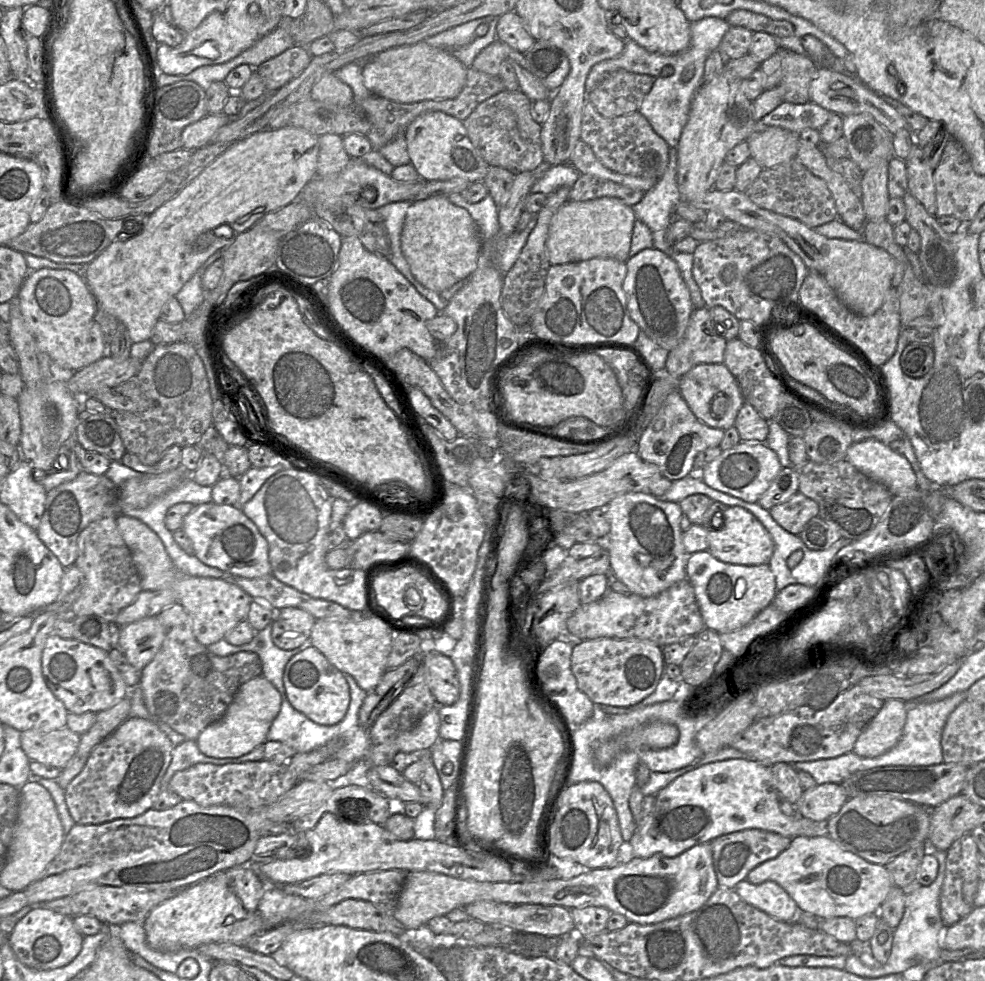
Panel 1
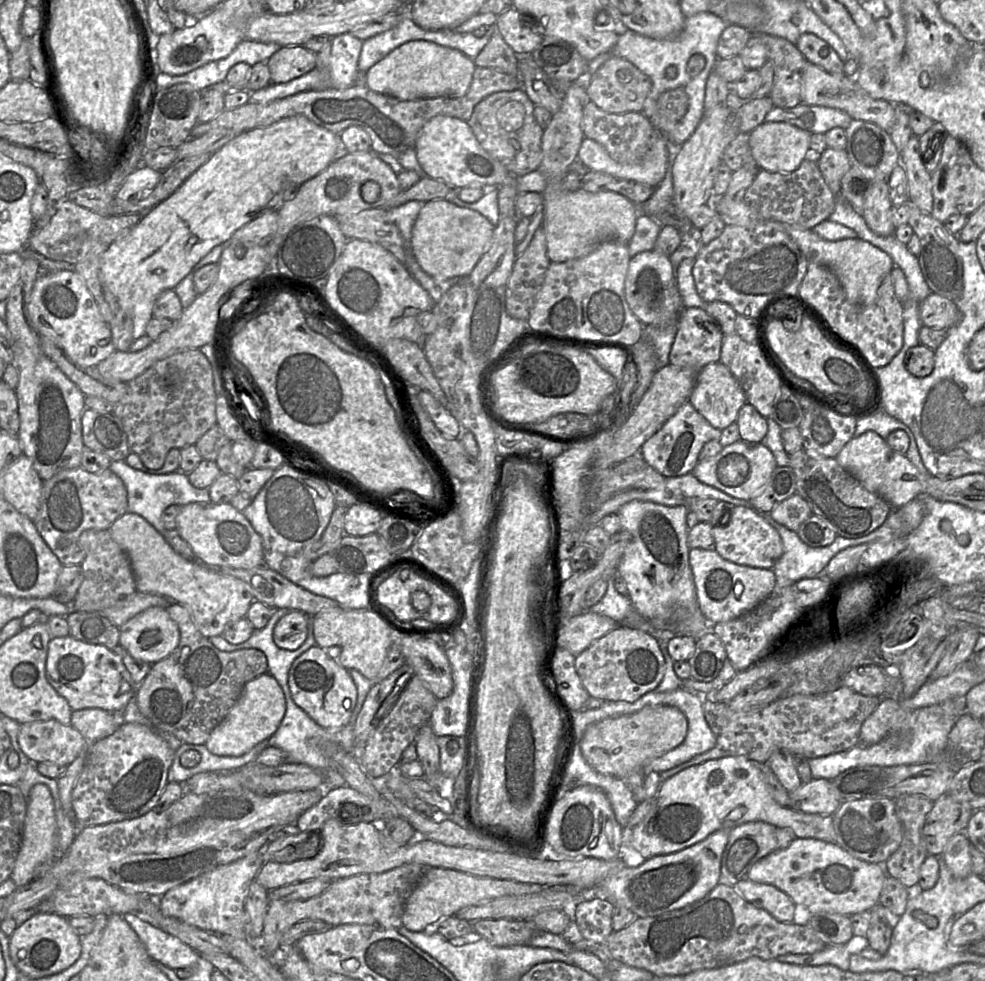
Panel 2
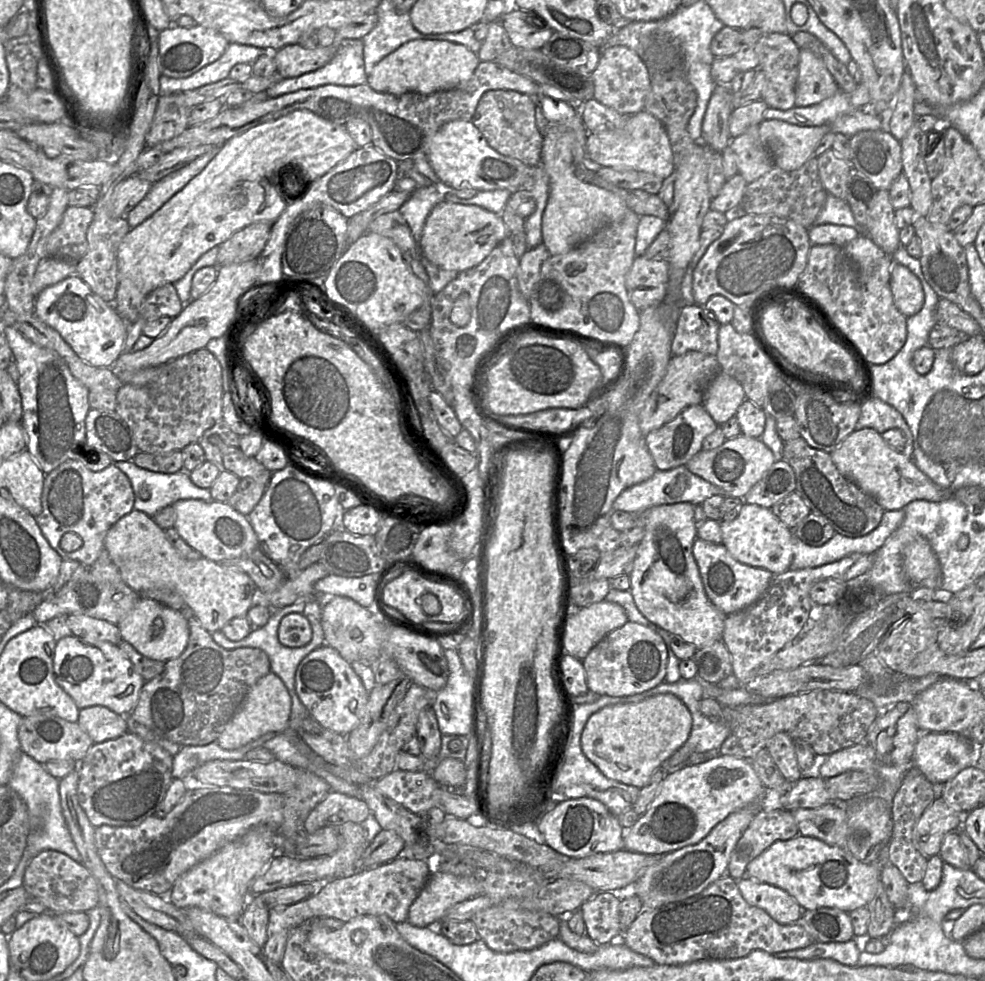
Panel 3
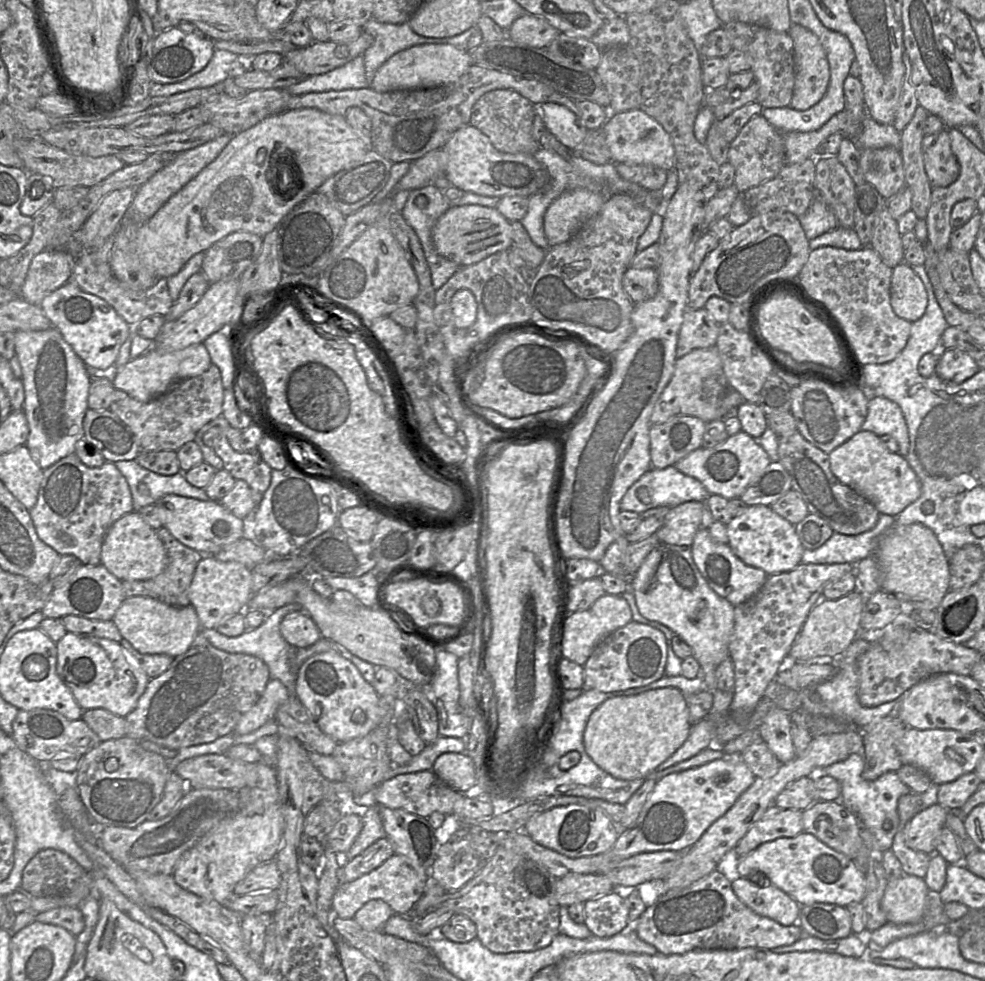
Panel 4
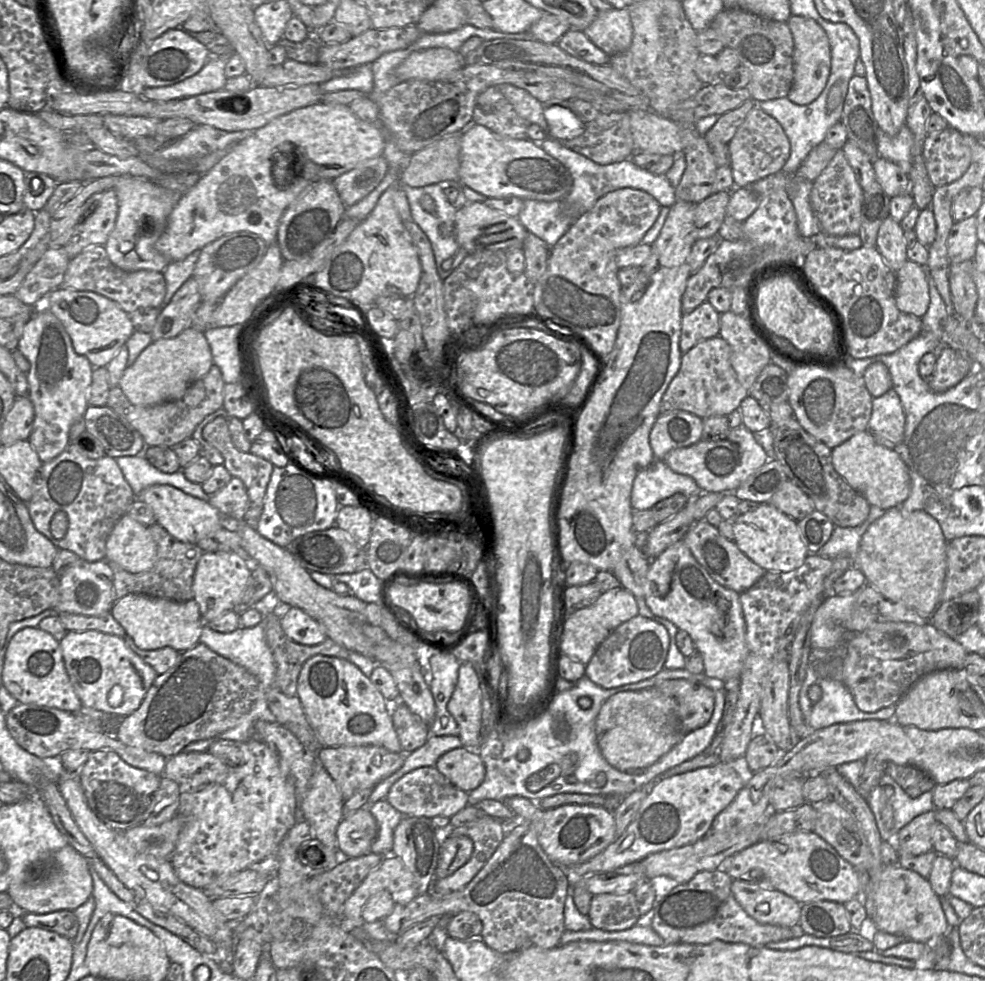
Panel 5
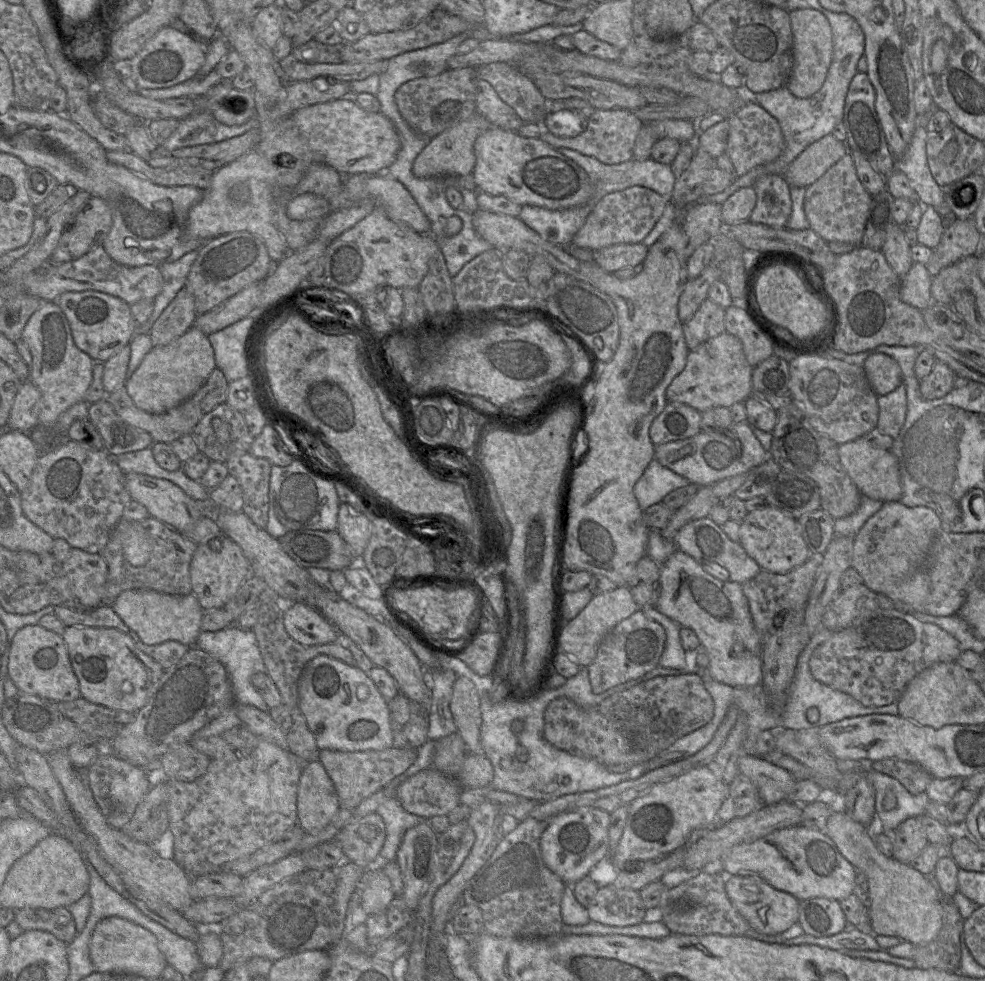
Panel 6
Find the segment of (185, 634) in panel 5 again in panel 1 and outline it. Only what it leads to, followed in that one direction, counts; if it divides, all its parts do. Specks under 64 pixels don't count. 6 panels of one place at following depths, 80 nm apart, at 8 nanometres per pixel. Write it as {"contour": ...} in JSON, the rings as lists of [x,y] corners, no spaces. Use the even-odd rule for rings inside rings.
{"contour":[[[156,616],[125,625],[120,629],[118,648],[128,662],[142,671],[161,648],[165,630]]]}

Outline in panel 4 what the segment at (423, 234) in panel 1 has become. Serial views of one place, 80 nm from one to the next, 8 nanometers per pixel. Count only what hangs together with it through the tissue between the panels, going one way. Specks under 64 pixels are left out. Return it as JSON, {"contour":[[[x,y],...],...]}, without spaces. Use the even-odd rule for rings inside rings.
{"contour":[[[469,204],[450,207],[432,229],[433,244],[439,255],[456,263],[459,267],[470,266],[512,244],[512,229],[508,221],[496,208]]]}

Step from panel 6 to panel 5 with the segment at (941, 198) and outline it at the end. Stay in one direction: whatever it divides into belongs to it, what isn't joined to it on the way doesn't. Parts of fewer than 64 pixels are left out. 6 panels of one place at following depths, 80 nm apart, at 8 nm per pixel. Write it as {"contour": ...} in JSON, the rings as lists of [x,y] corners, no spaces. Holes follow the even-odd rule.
{"contour":[[[904,125],[895,136],[888,136],[878,127],[879,157],[894,162],[908,175],[912,161],[913,135]]]}

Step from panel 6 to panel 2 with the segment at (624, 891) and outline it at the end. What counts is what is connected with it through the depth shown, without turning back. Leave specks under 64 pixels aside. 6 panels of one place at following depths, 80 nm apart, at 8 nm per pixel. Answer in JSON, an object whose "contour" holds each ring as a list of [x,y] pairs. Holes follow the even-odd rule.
{"contour":[[[601,898],[580,901],[575,909],[574,921],[583,938],[595,943],[604,943],[614,931],[612,927],[614,908],[614,904]]]}

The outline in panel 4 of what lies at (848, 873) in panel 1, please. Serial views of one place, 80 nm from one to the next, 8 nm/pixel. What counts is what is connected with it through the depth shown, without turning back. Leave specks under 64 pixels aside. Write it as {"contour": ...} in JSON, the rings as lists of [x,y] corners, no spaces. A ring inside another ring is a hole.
{"contour":[[[802,832],[795,837],[789,837],[789,838],[778,838],[773,841],[769,841],[766,843],[761,844],[756,849],[751,851],[750,853],[739,857],[739,863],[737,865],[737,873],[740,877],[749,877],[750,875],[752,877],[759,877],[760,880],[754,879],[753,881],[763,881],[767,884],[772,884],[779,889],[781,889],[783,892],[791,896],[799,905],[802,906],[808,906],[812,905],[814,903],[829,903],[829,904],[836,904],[839,906],[846,907],[852,902],[862,902],[865,891],[866,891],[866,877],[865,875],[857,868],[856,864],[852,859],[847,857],[846,855],[839,853],[835,851],[834,849],[830,848],[823,842],[821,842],[817,837],[810,833]]]}

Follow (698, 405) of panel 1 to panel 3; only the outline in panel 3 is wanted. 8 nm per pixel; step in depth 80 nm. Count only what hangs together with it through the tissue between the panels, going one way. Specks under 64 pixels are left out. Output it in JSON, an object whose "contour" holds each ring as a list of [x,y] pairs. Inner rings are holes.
{"contour":[[[720,371],[707,387],[701,405],[713,421],[721,426],[736,415],[745,399],[740,383]]]}

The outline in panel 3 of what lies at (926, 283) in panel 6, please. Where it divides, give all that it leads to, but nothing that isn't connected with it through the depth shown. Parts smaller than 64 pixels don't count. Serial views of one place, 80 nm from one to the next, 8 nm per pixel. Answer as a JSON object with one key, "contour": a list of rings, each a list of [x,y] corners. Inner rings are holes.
{"contour":[[[901,264],[893,265],[890,288],[896,308],[907,318],[923,308],[925,301],[923,287],[907,267]]]}

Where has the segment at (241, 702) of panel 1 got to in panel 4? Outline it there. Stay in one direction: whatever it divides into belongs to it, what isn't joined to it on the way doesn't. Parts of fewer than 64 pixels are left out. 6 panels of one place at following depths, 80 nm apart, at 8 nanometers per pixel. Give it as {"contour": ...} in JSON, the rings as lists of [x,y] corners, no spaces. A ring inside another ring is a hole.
{"contour":[[[270,679],[260,699],[241,716],[233,733],[248,734],[275,719],[278,708],[286,702],[289,696],[287,688],[281,681]]]}

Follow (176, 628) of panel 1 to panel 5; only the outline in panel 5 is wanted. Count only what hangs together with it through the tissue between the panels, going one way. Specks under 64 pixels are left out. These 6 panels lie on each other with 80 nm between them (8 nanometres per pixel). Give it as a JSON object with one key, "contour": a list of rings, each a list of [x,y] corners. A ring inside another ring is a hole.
{"contour":[[[199,642],[181,653],[178,662],[172,668],[156,677],[140,707],[122,719],[116,737],[127,746],[169,758],[181,752],[191,742],[213,738],[238,725],[239,719],[249,712],[258,697],[258,689],[258,679],[248,670]]]}

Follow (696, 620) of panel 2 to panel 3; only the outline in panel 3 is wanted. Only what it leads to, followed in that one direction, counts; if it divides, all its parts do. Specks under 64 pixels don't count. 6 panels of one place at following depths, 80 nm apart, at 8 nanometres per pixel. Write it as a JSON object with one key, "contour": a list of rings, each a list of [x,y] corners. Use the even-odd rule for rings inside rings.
{"contour":[[[688,502],[650,507],[637,514],[644,526],[644,536],[637,545],[636,556],[630,572],[629,591],[639,612],[650,622],[680,636],[685,642],[700,649],[722,640],[726,615],[717,609],[706,595],[699,570],[692,554],[697,538],[694,521],[695,506]]]}

